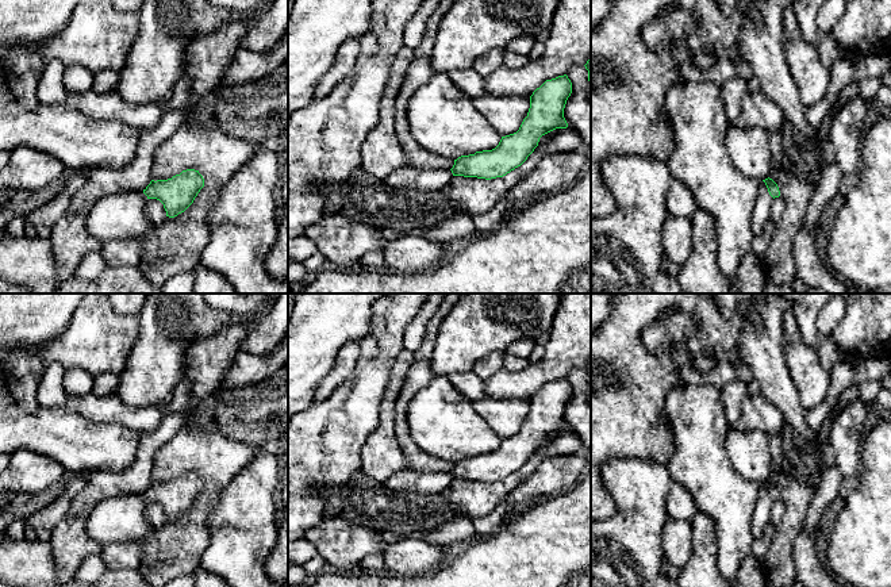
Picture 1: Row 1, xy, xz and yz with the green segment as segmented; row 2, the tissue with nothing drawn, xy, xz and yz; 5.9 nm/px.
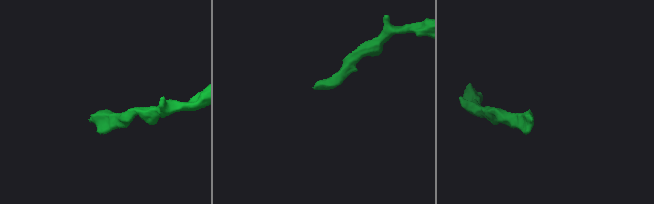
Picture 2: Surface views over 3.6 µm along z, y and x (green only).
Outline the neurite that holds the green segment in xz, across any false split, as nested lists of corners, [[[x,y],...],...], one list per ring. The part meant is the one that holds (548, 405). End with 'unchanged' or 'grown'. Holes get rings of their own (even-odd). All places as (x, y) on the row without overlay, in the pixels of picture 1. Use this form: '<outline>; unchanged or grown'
[[[567,377],[546,383],[530,399],[530,411],[519,433],[502,440],[492,453],[476,454],[454,463],[453,479],[496,482],[521,469],[538,449],[539,441],[556,431],[567,431],[564,411],[572,396]]]; unchanged

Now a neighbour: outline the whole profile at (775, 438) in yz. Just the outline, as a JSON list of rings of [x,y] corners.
[[[779,431],[769,434],[769,453],[771,453],[771,479],[776,486],[777,476],[783,472],[783,438]]]

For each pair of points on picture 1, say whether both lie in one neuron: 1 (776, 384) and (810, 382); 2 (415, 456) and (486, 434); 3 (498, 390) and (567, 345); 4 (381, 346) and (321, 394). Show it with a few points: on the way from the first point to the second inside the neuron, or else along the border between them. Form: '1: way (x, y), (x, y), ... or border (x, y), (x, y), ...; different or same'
1: border (784, 352), (798, 399), (806, 410); different
2: border (408, 425), (411, 438), (423, 451), (453, 463); different
3: way (515, 384), (526, 383), (552, 363); same
4: border (360, 342), (360, 355), (352, 373), (331, 394); different

